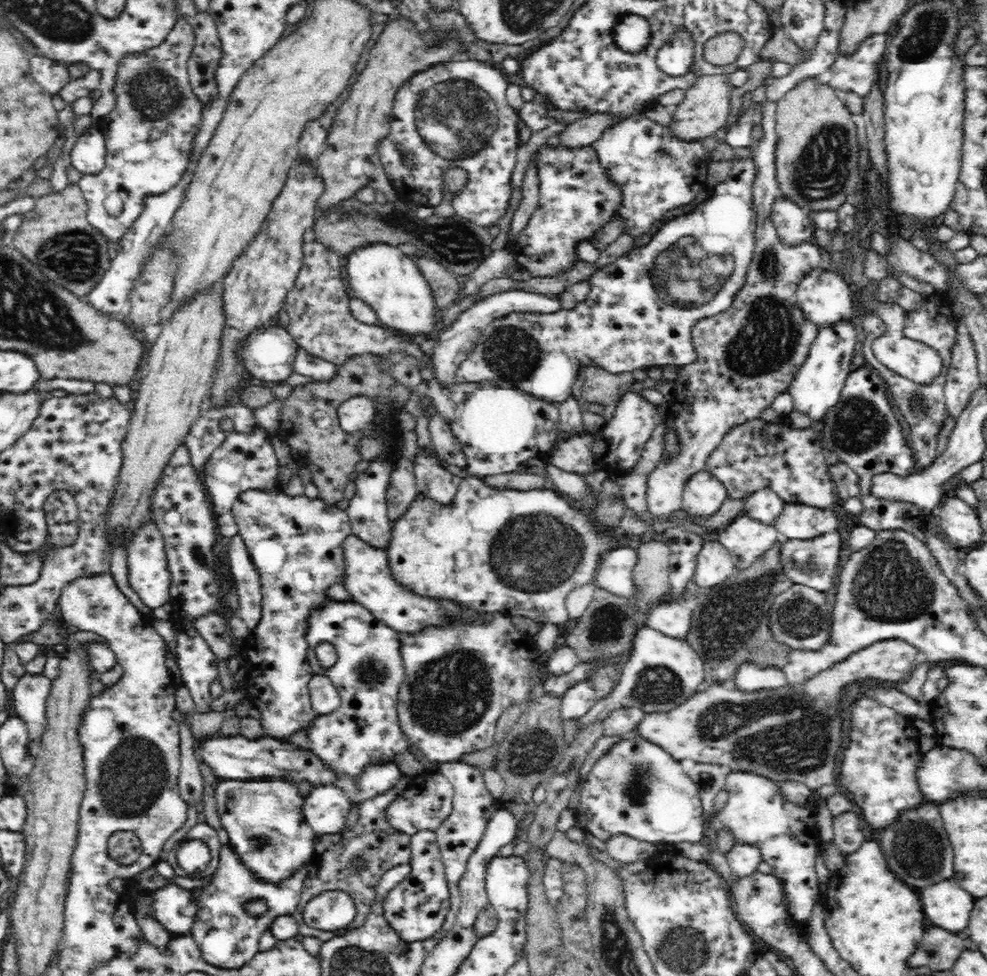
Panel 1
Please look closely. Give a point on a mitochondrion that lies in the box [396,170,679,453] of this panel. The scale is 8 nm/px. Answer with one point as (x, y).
(512, 352)

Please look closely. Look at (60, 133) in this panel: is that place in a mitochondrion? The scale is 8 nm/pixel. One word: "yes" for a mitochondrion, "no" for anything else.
no

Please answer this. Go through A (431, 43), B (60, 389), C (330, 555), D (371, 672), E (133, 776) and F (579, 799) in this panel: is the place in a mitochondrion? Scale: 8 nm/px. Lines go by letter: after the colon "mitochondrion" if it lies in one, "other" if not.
A: mitochondrion
B: other
C: other
D: mitochondrion
E: mitochondrion
F: other

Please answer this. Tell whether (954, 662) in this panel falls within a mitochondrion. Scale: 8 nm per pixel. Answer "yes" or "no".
no

